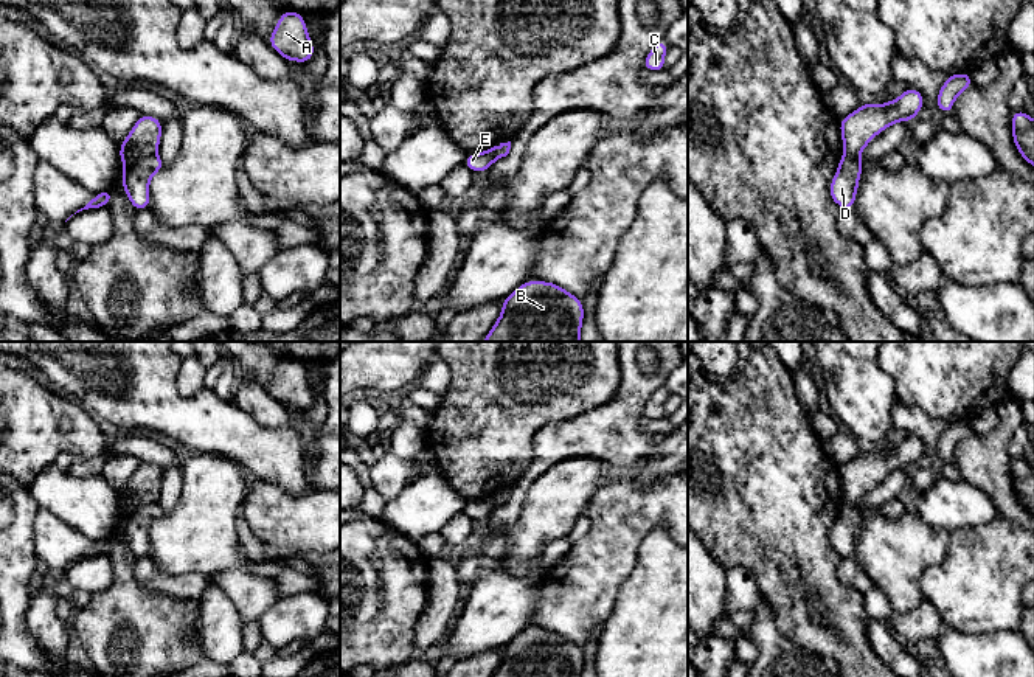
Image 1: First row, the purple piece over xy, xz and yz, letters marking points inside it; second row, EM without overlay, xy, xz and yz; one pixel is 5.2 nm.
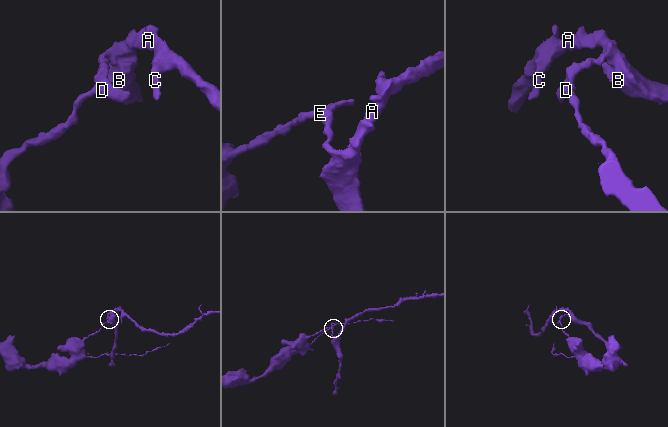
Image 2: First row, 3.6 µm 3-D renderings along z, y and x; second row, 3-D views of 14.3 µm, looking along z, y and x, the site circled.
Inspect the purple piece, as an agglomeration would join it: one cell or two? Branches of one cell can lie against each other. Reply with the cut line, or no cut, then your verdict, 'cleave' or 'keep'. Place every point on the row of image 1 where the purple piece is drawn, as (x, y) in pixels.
xy (156, 152), (142, 156), (128, 166) | cleave

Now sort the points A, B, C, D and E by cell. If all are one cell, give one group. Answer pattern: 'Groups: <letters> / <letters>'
Groups: A B C E / D

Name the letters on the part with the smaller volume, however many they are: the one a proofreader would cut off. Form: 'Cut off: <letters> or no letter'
Cut off: A, B, C, E

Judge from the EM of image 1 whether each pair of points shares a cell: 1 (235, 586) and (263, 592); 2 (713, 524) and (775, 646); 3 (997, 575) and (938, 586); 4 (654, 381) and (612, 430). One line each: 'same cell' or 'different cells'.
1: same cell
2: different cells
3: same cell
4: same cell

